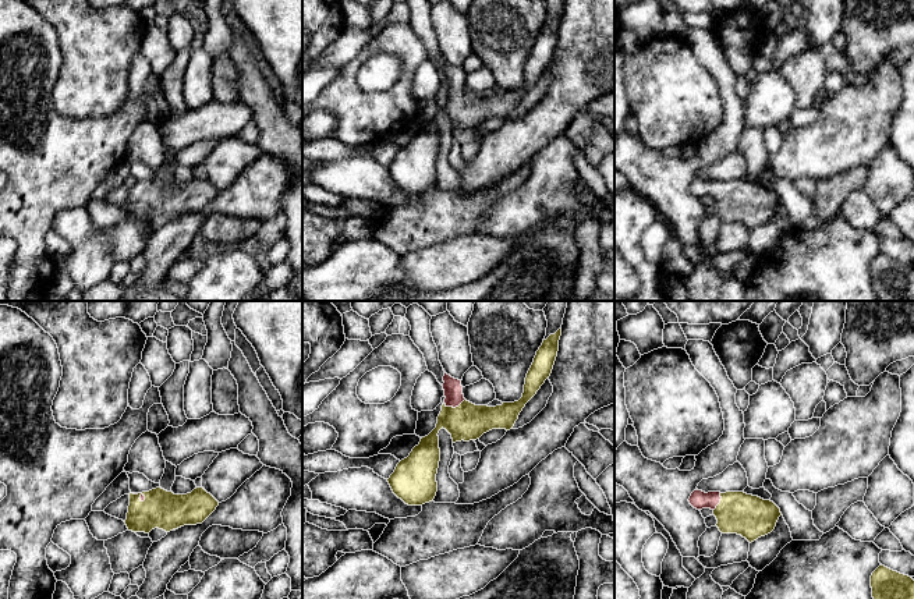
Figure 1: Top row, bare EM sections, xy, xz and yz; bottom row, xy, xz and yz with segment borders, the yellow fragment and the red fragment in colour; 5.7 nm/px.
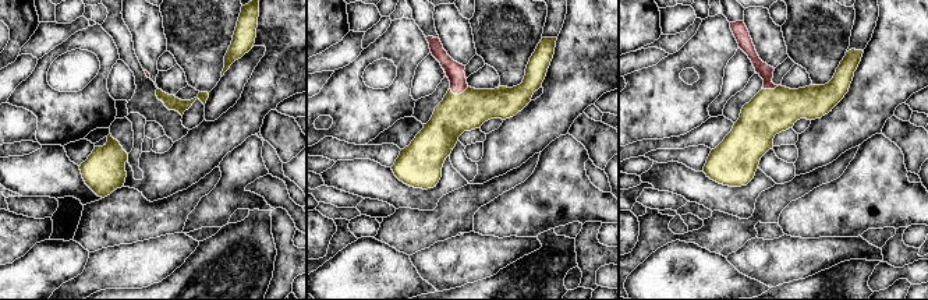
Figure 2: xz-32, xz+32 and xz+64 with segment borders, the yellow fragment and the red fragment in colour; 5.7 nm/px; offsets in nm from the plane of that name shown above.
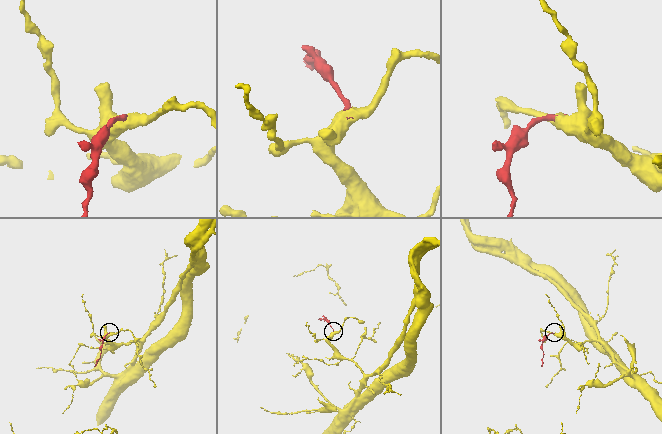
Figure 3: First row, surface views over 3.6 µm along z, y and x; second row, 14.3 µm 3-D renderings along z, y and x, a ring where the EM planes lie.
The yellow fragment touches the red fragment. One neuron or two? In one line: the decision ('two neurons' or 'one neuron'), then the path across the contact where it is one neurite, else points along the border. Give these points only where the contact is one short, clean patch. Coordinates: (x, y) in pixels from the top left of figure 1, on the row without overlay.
one neuron; runs through xz (466, 110), (452, 95), (453, 78)

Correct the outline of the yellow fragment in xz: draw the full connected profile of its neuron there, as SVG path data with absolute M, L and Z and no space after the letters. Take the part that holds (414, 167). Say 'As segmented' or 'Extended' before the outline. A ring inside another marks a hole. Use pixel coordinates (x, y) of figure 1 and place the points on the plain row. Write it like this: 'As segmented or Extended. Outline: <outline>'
Extended. Outline: M561 15L543 28L527 61L522 85L514 91L503 91L496 95L475 93L464 86L461 68L444 60L446 86L436 116L421 127L407 146L397 152L387 167L393 181L408 194L422 194L435 187L440 149L437 121L442 116L451 123L453 131L477 128L492 117L513 117L525 92L550 64L560 24Z

